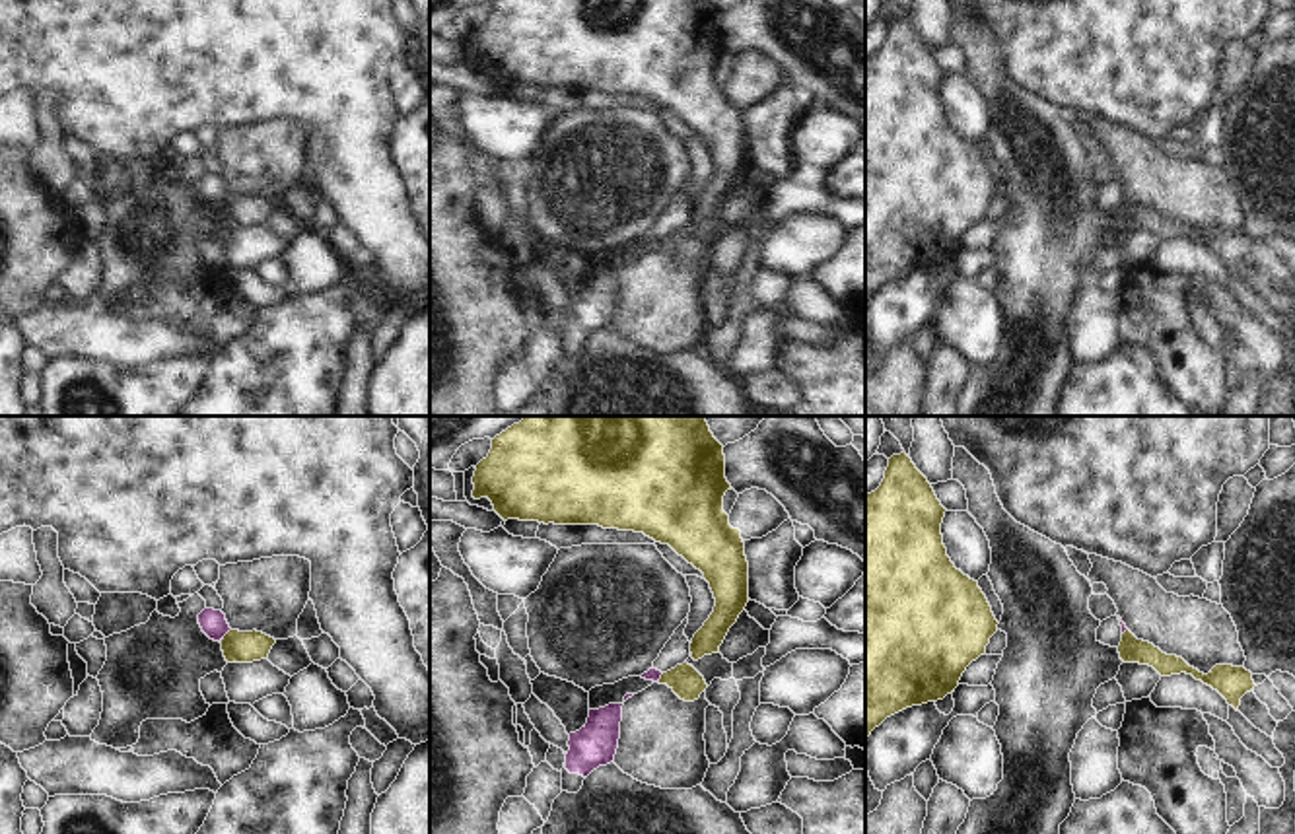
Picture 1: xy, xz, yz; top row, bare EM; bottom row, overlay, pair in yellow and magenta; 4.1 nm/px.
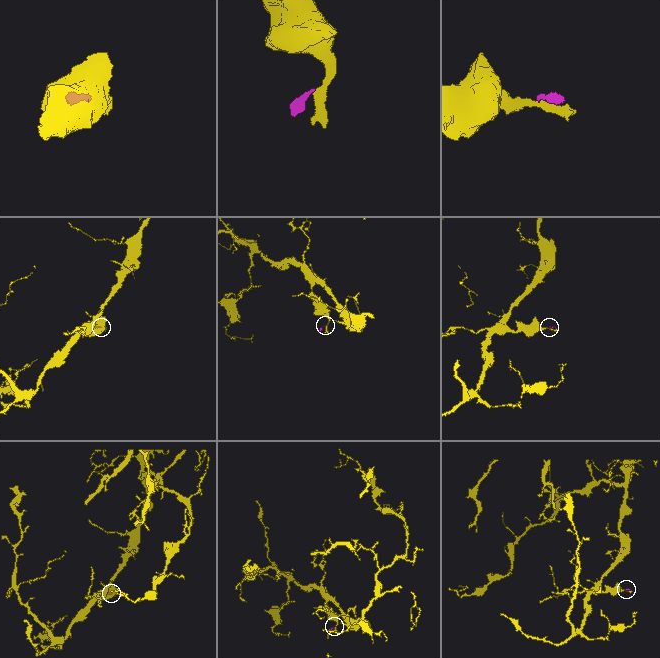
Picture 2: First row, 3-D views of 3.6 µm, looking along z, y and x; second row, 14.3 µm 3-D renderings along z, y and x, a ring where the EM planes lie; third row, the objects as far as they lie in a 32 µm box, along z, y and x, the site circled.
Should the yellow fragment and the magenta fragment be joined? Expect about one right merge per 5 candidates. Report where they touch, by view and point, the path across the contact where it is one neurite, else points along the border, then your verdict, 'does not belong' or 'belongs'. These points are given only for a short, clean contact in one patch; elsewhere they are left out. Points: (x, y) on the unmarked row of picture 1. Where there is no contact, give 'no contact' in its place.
xy (228, 197) | along xy (230, 193), (222, 201) | does not belong

